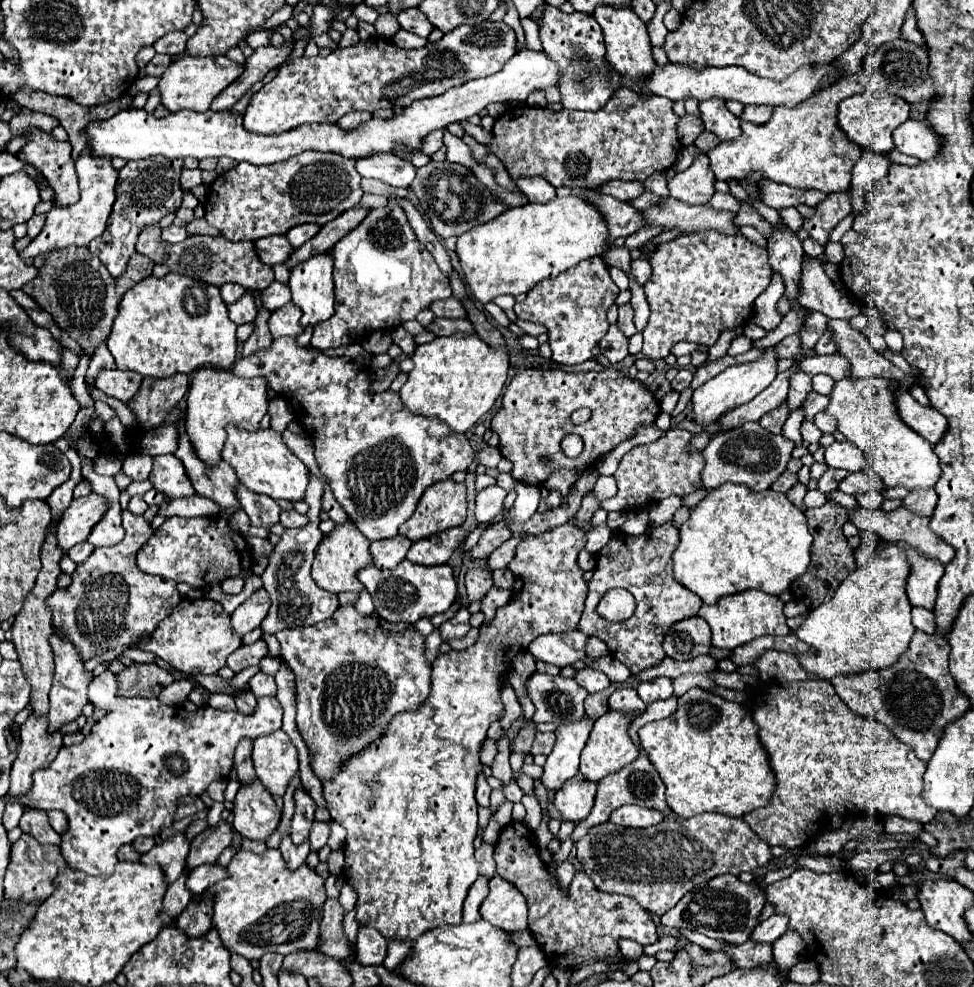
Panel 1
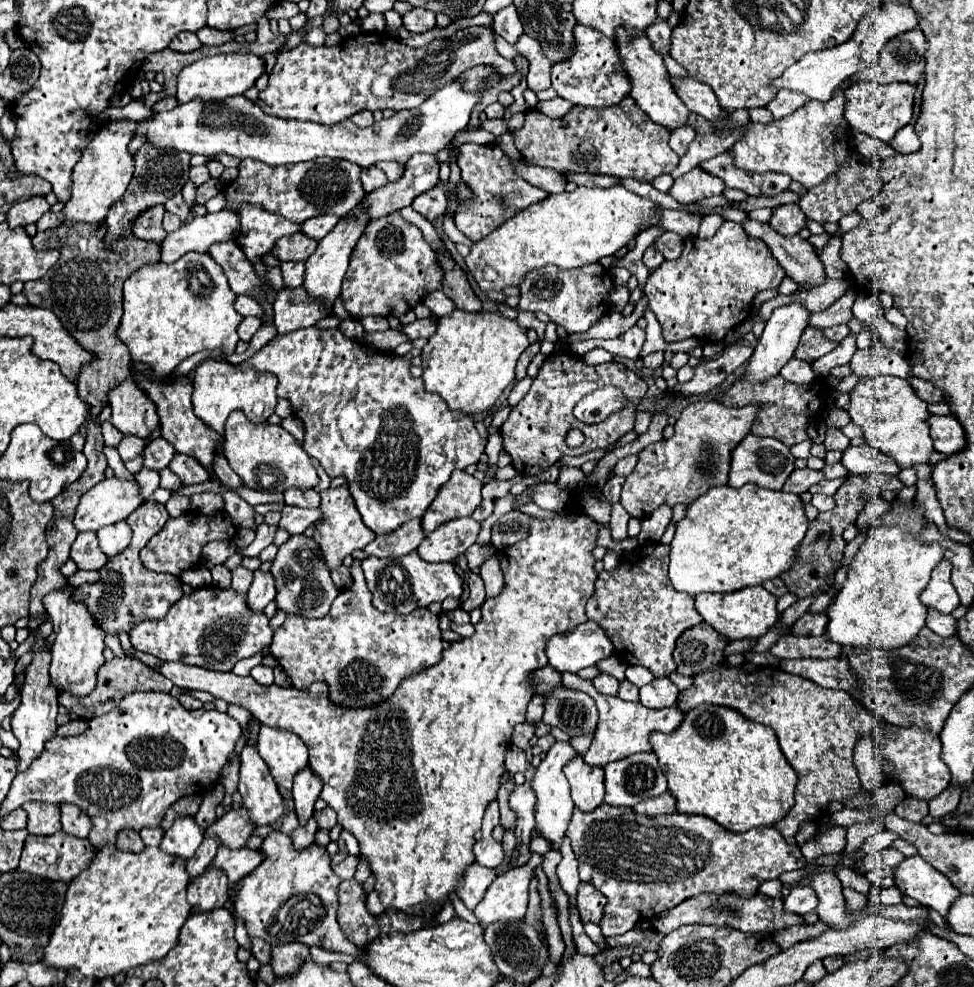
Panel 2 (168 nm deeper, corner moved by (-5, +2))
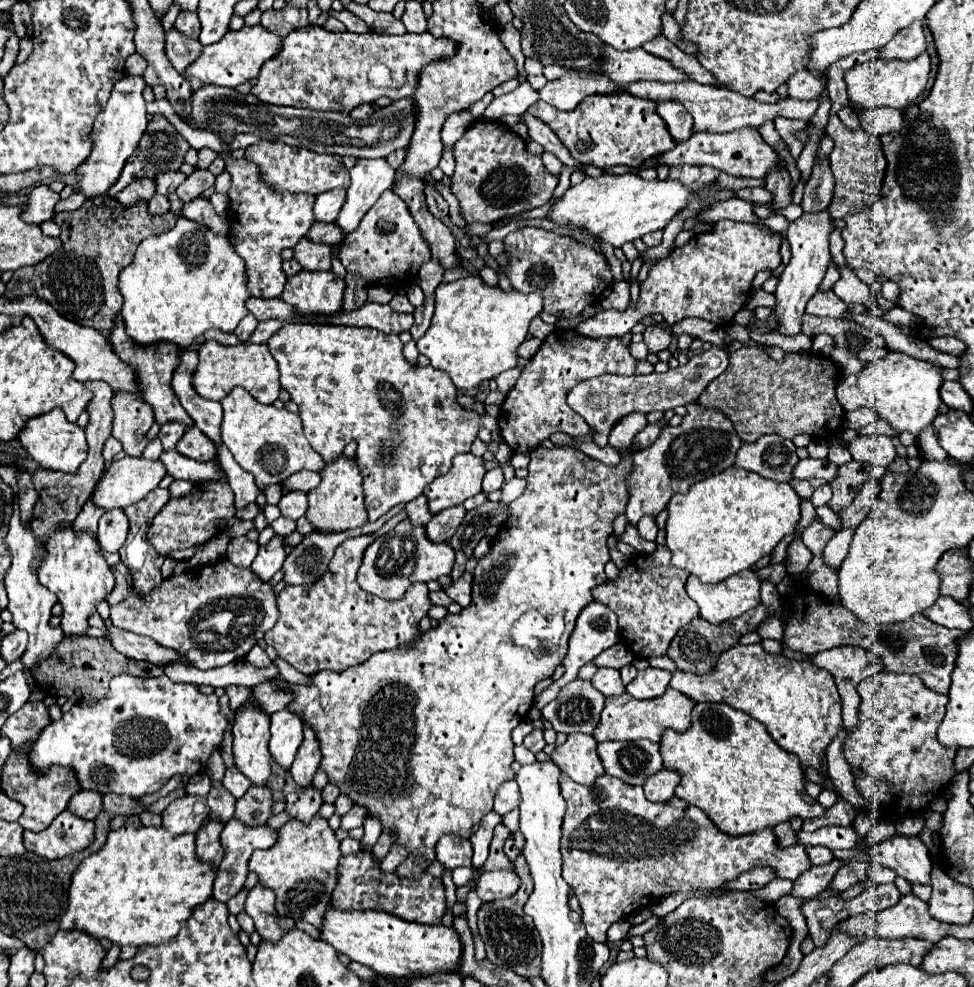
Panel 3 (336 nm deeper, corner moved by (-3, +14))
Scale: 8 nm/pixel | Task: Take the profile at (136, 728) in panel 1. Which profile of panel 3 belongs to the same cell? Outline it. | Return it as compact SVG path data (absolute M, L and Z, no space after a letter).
M130 674L114 676L106 698L92 704L74 704L58 722L44 728L28 752L30 766L46 772L52 766L74 770L82 790L98 790L102 796L112 792L118 796L140 798L158 792L174 776L194 776L204 770L208 758L220 748L228 722L218 710L216 694L200 694L194 684L176 684L168 676L138 678Z

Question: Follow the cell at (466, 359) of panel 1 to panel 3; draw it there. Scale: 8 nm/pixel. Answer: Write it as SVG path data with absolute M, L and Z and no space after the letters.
M468 276L436 288L436 310L418 350L436 370L446 372L458 390L472 390L486 380L510 370L518 362L518 346L528 334L528 324L542 312L540 294L504 292L484 284L480 276Z

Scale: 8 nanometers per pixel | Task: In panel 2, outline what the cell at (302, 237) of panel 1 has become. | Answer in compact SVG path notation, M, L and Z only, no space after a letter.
M324 214L324 216L314 216L312 220L306 220L302 224L302 232L306 236L312 236L316 240L322 240L336 224L338 224L338 216L332 216L332 214Z

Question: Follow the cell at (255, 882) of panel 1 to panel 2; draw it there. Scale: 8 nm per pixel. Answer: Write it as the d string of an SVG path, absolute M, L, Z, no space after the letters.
M274 830L266 836L260 850L266 854L264 862L242 880L242 888L236 892L234 900L236 916L244 918L248 934L252 938L258 936L272 946L296 940L306 946L322 946L326 950L344 952L356 958L360 948L344 938L336 922L338 886L342 880L334 874L326 848L310 844L304 850L296 850L288 834Z

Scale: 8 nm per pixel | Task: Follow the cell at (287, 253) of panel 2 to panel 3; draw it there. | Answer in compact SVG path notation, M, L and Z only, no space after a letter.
M314 222L310 226L310 230L306 232L306 240L314 240L320 244L338 244L338 240L342 240L344 234L336 224L326 224L326 222Z

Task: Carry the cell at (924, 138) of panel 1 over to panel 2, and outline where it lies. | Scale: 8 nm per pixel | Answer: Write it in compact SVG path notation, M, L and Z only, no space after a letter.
M908 124L904 128L900 128L900 132L896 132L896 136L888 142L888 146L892 146L896 152L900 154L910 154L910 152L916 152L916 148L920 146L918 142L918 136L914 132L914 126Z

